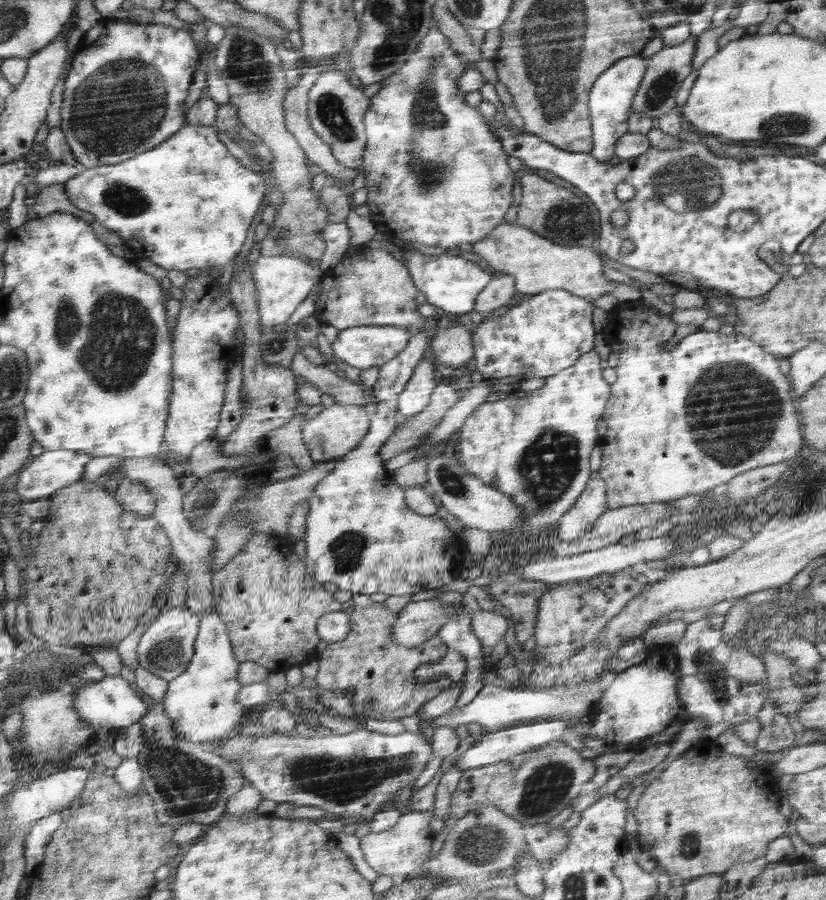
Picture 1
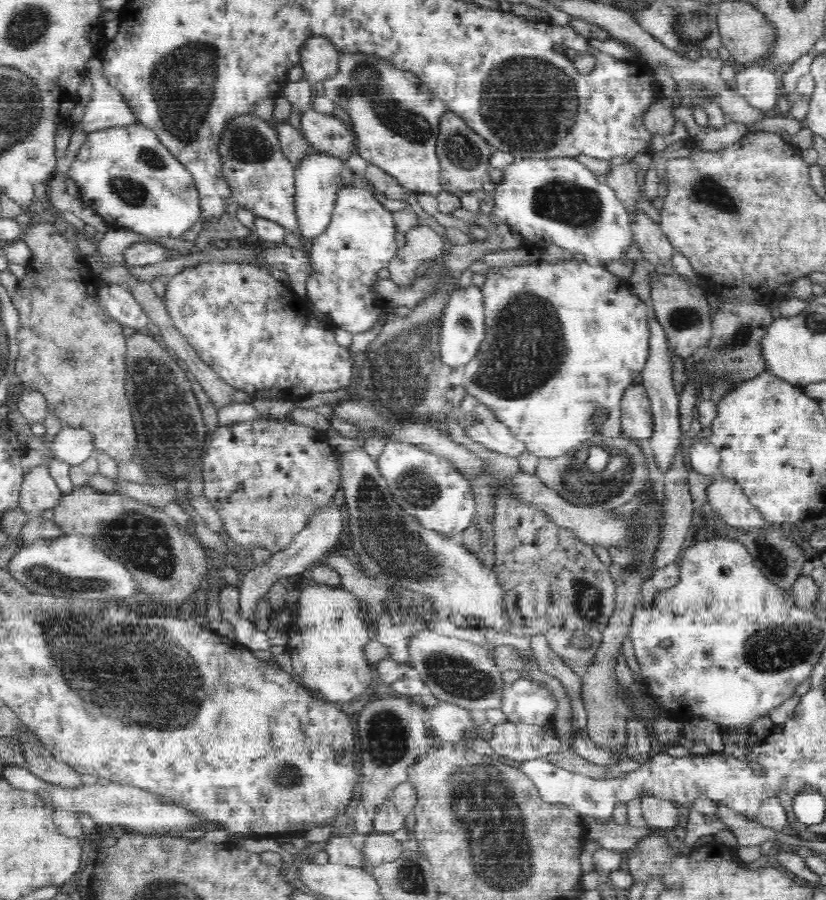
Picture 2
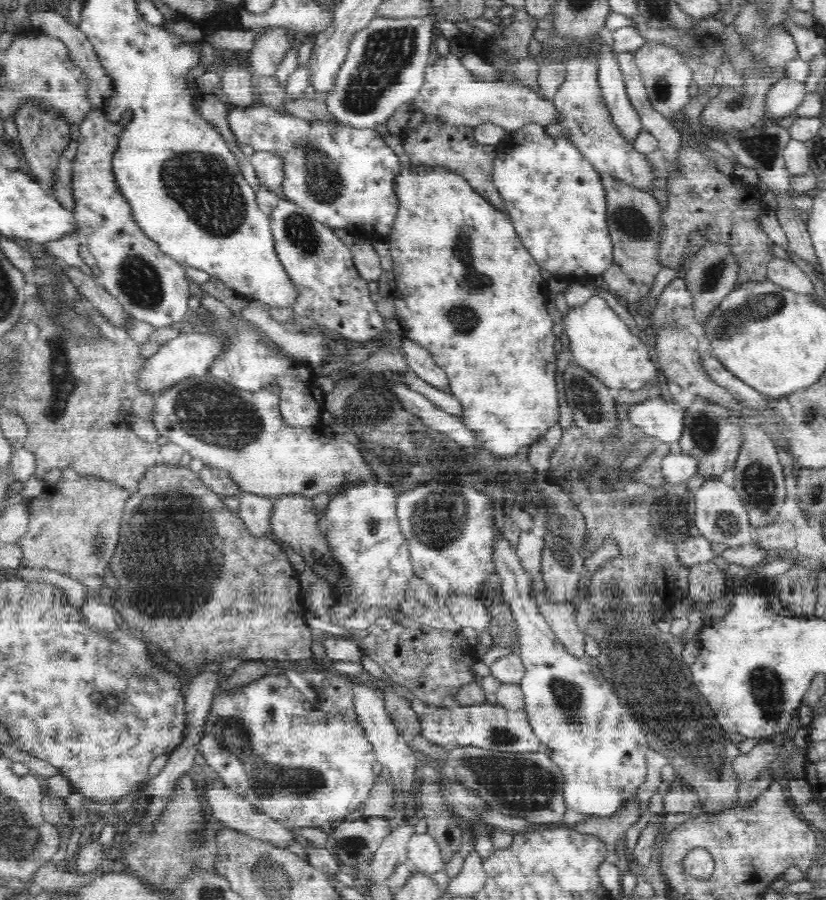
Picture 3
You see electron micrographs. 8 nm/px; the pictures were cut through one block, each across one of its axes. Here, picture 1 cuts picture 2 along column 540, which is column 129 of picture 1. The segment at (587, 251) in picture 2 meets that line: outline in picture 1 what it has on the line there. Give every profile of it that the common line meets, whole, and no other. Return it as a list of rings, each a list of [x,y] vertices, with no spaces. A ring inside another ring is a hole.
[[[189,124],[156,149],[135,155],[126,162],[88,169],[67,182],[70,201],[94,215],[108,228],[119,232],[134,254],[151,259],[168,271],[193,273],[213,266],[226,266],[242,250],[252,218],[260,210],[266,186],[258,172],[244,168],[236,160],[236,156],[228,151],[228,146],[218,138],[218,133],[220,128],[216,124]]]

